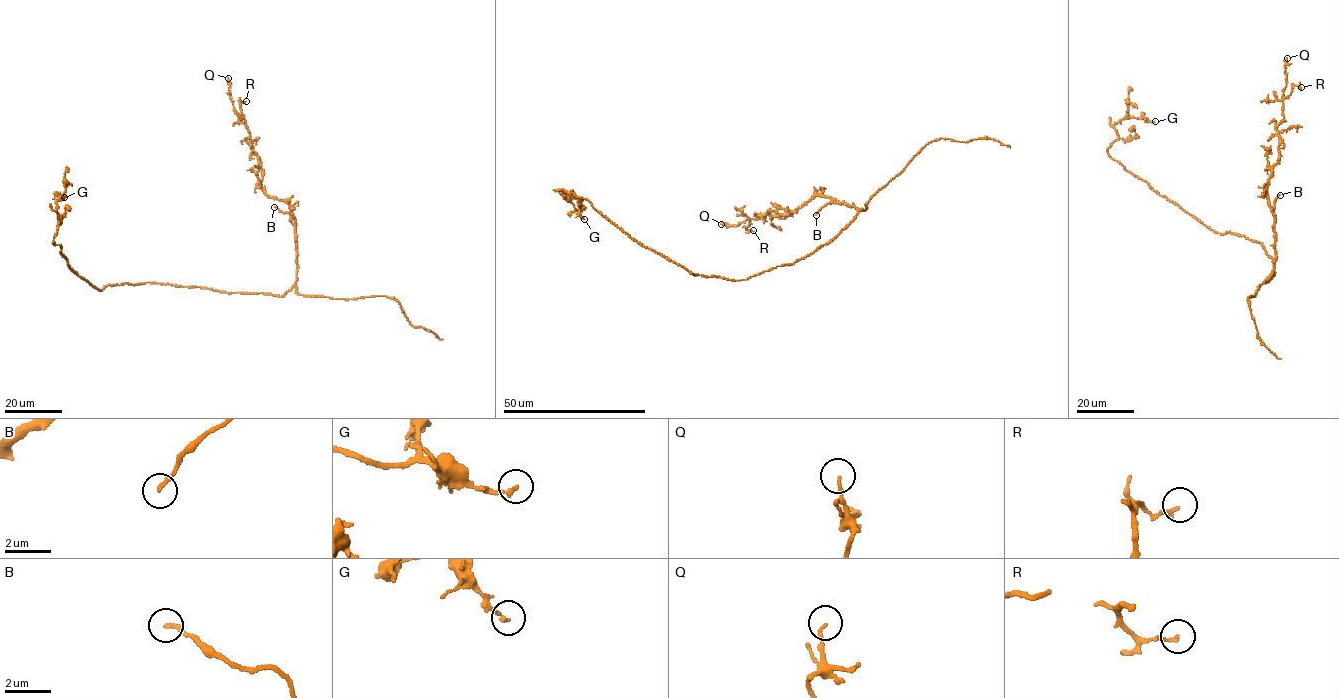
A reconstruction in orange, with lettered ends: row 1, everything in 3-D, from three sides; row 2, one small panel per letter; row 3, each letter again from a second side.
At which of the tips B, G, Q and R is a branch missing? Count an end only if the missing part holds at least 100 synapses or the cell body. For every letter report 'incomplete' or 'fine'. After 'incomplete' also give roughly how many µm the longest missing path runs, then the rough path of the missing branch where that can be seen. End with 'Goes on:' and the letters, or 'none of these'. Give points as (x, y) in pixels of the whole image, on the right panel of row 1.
B: fine
G: fine
Q: fine
R: fine
Goes on: none of these

